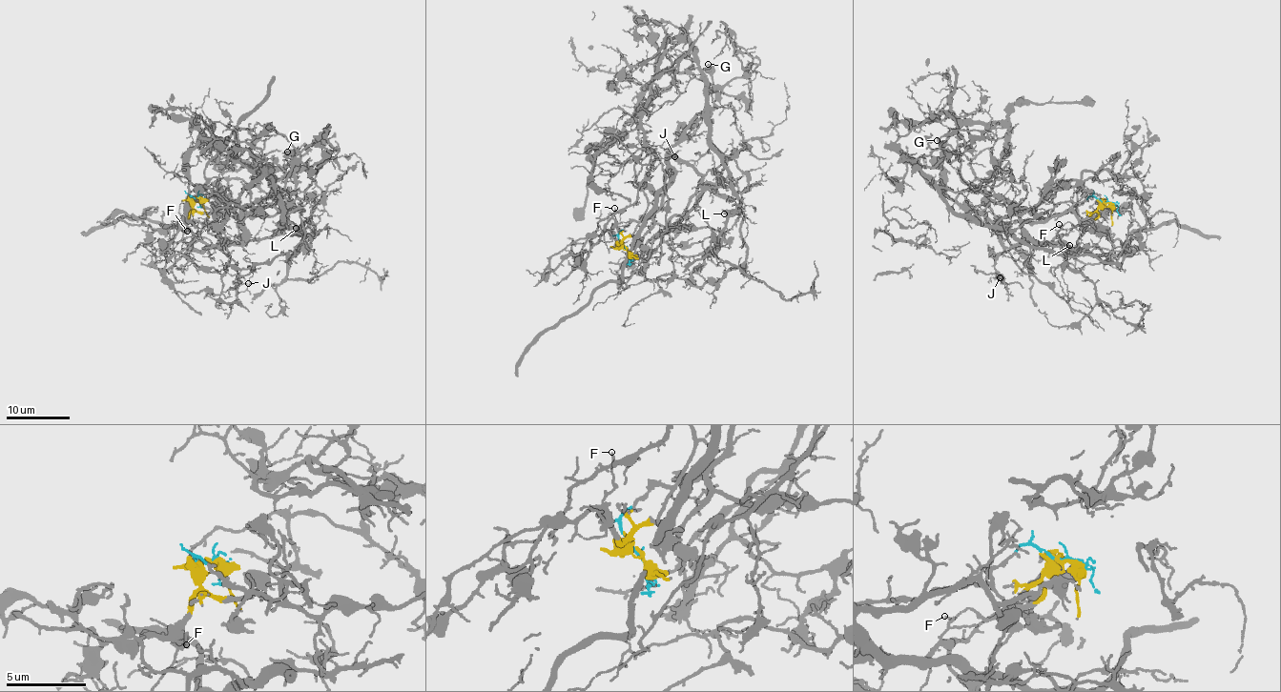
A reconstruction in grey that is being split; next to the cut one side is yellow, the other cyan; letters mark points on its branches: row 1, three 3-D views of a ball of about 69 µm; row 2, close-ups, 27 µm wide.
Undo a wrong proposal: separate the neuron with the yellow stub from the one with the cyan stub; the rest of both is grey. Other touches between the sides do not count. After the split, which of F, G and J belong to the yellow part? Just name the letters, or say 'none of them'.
F, G

